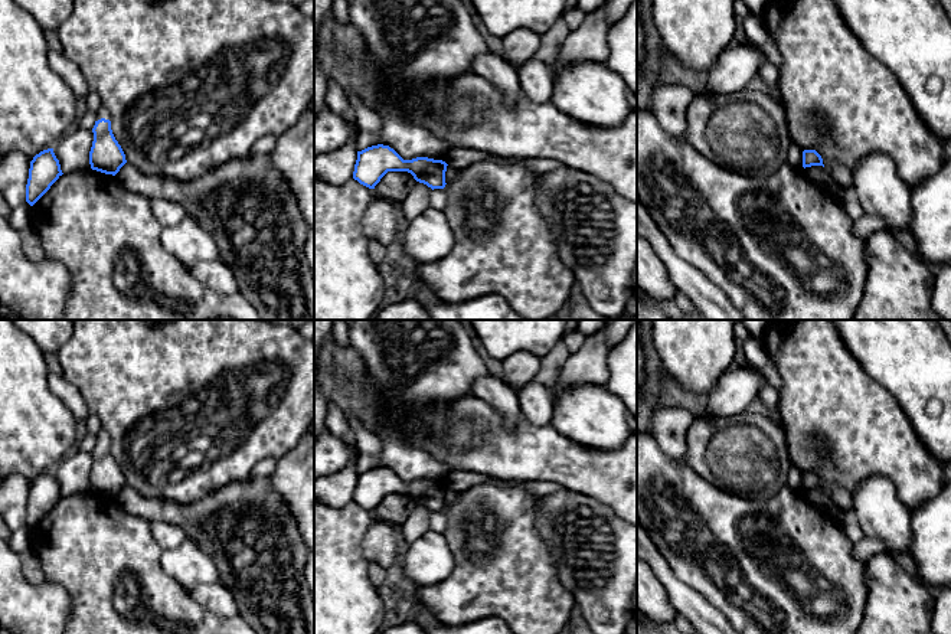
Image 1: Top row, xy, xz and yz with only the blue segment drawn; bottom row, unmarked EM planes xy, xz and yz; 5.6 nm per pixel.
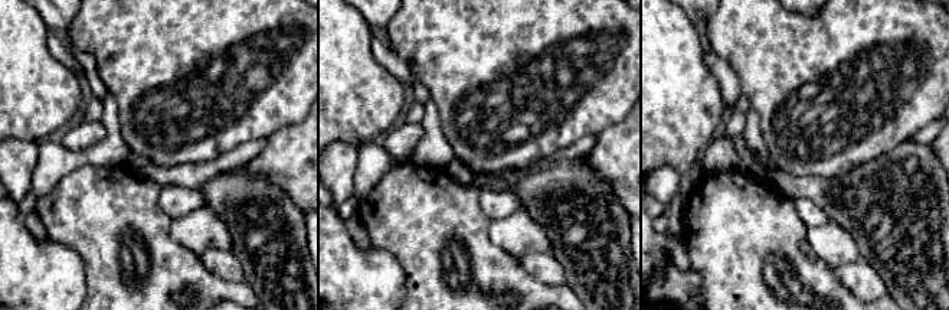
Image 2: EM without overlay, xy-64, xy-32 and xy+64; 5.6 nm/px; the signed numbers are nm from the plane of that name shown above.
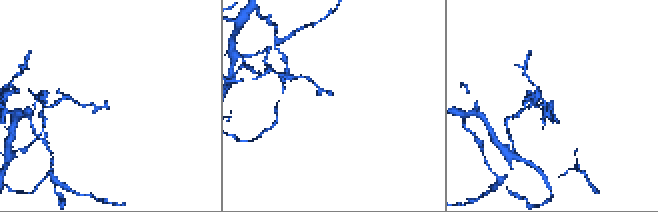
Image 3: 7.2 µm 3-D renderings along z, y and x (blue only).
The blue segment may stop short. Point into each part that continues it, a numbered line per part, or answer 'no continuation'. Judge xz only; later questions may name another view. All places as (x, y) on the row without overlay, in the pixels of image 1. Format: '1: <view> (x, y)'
no continuation

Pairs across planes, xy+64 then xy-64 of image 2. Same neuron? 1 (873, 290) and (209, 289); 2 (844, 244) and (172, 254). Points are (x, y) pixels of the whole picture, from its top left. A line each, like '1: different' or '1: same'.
1: different
2: different

